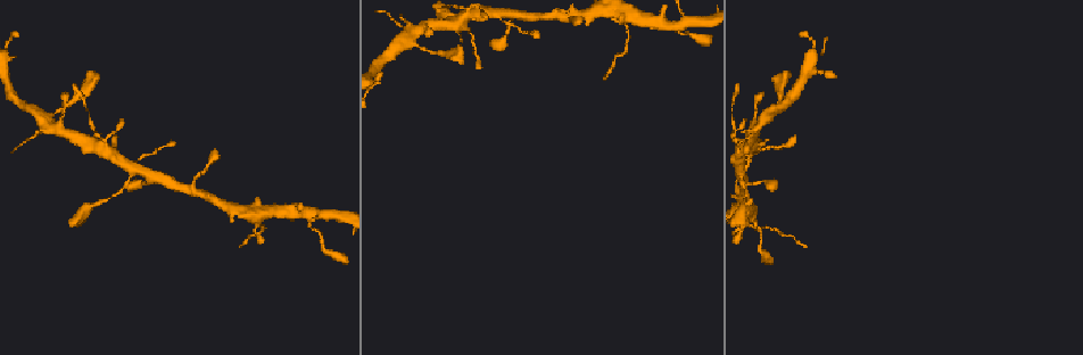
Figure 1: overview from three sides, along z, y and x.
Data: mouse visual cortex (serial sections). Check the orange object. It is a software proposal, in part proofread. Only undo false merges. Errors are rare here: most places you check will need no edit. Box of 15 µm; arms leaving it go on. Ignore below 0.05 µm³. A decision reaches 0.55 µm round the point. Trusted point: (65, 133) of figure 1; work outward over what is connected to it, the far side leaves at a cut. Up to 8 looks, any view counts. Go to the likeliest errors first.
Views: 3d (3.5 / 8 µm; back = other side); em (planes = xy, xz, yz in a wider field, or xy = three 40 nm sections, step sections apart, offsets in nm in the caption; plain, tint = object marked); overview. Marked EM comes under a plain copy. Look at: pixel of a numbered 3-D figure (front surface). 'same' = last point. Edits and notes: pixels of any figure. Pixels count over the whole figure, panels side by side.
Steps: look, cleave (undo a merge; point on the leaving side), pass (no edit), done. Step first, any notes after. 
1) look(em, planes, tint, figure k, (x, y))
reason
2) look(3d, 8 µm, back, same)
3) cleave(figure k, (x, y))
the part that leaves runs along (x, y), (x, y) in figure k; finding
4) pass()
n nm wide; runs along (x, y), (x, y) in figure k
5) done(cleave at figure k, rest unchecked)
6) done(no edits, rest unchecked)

look(3d, 3.5 µm, figure 1, (742, 148))
two arms in line, one across

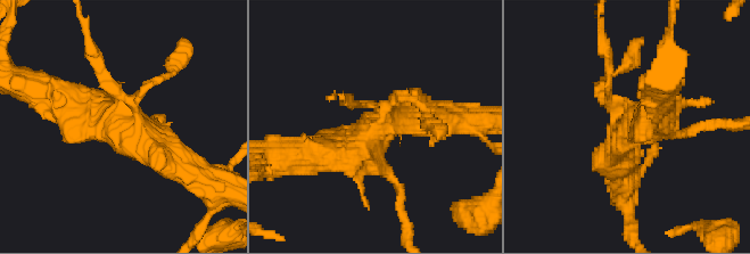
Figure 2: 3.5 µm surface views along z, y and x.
look(em, xy, step 2, tint, figure 2, (138, 134))

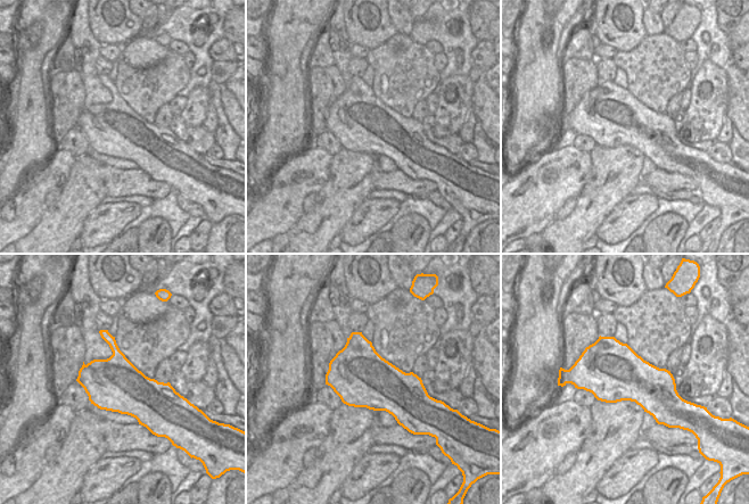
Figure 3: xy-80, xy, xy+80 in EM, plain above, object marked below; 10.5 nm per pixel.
pass()
runs along (82, 101), (200, 175) in figure 2; all the same cell

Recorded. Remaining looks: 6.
look(3d, 8 µm, figure 1, (553, 16))
side arm on a straight run

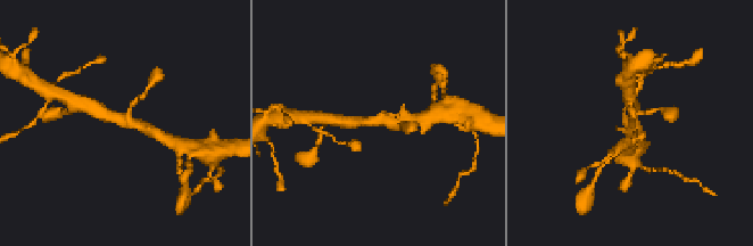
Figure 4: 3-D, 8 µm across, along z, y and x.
look(3d, 3.5 µm, figure 4, (123, 118))

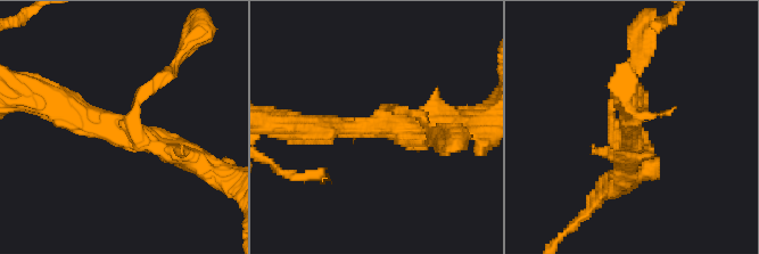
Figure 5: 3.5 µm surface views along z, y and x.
look(em, xy, step 3, tint, figure 5, (117, 130))
3 arms; arms of 150, 350, 400 nm

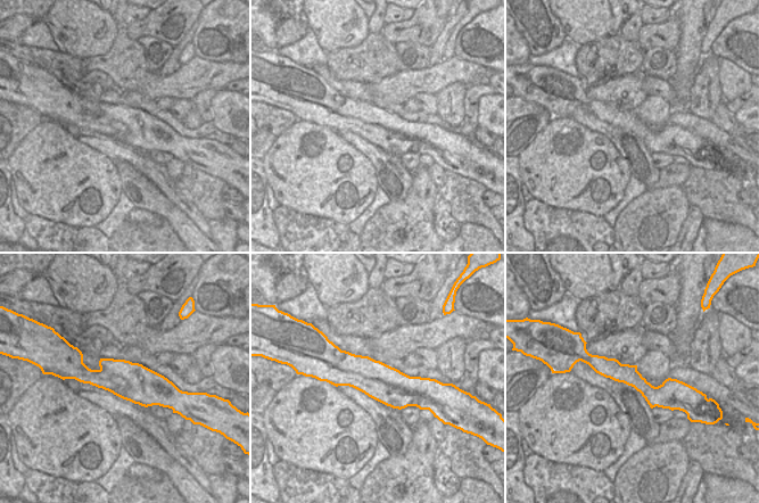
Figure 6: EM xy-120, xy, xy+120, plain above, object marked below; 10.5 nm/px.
pass()
400 nm wide; runs along (49, 100), (189, 156) in figure 5; one cell here

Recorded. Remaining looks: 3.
look(3d, 3.5 µm, figure 1, (308, 217))
three arms meet

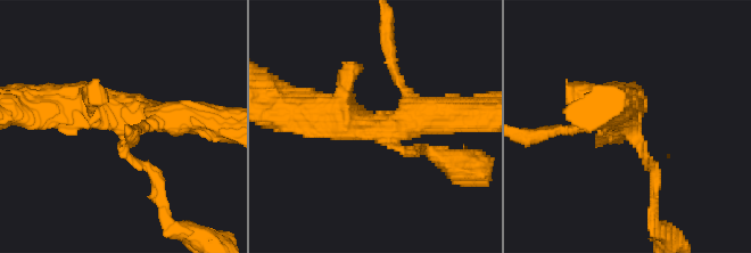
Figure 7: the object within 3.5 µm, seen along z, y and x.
look(em, xy, step 3, tint, figure 7, (118, 120))
3 arms; arms of 100, 450, 500 nm; shape alone is not enough

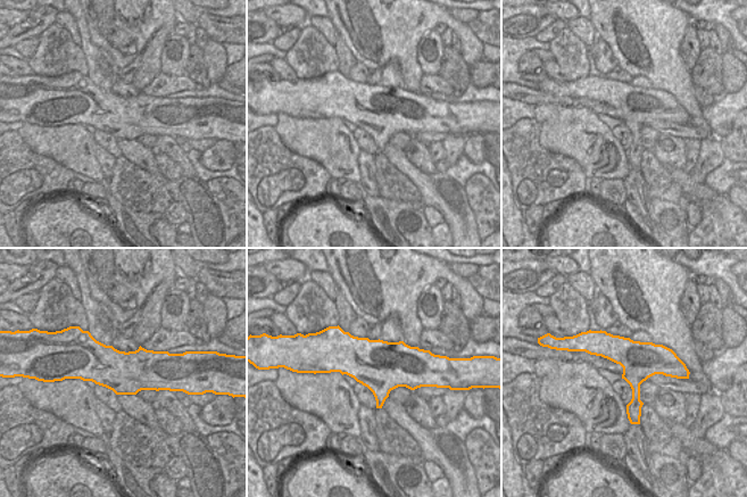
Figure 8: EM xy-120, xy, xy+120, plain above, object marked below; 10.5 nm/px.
pass()
runs along (48, 104), (195, 117) in figure 7; all the same cell

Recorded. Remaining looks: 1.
done(no edits, rest unchecked)

